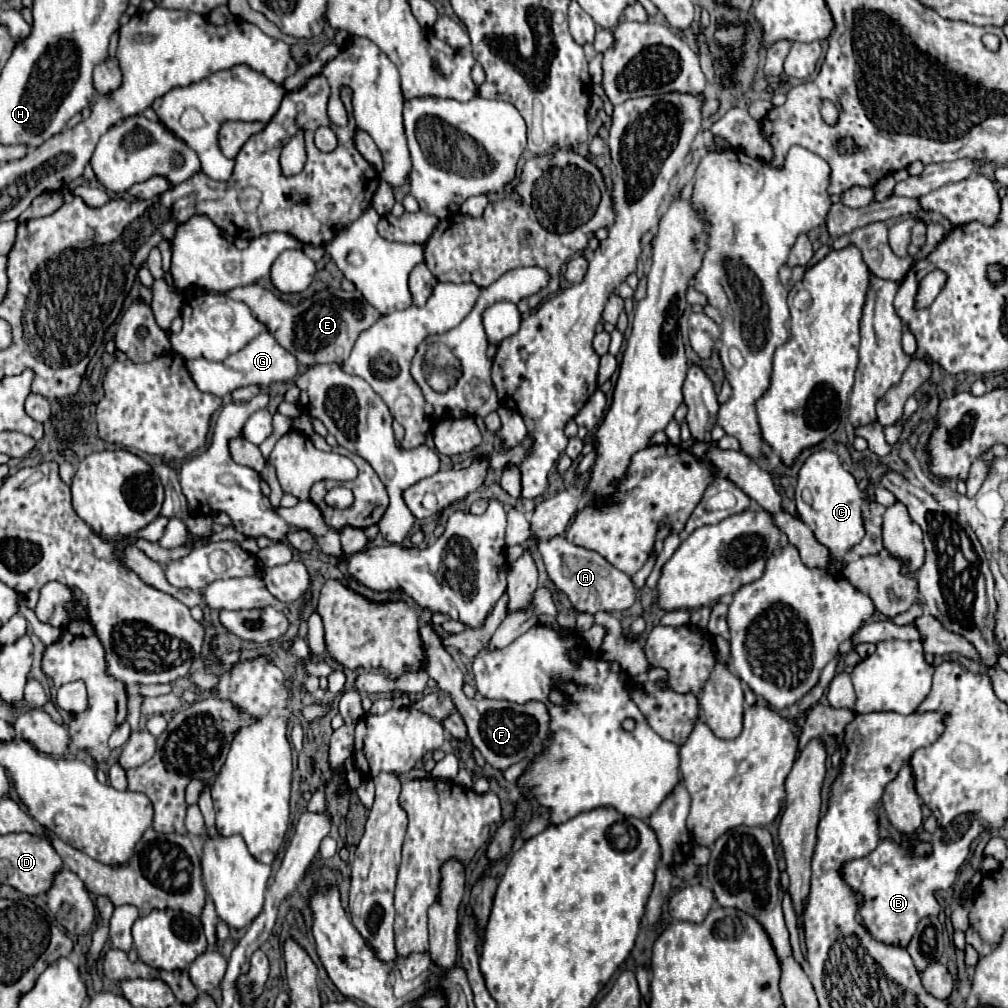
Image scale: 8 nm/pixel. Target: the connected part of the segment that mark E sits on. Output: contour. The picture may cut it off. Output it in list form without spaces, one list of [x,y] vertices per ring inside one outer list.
[[[246,285],[246,287],[236,287],[226,293],[230,299],[244,301],[252,311],[254,317],[266,323],[268,331],[274,335],[274,339],[290,351],[298,363],[302,365],[318,365],[318,363],[342,363],[350,351],[352,345],[356,343],[358,335],[366,329],[372,327],[380,313],[362,297],[360,291],[320,291],[314,293],[310,299],[300,301],[298,305],[290,305],[282,299],[278,299],[272,291],[260,287],[260,285]]]

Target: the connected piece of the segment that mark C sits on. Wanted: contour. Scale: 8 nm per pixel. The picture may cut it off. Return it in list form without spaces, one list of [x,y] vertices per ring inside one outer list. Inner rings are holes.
[[[816,451],[804,461],[798,473],[796,507],[800,519],[812,529],[816,539],[830,549],[830,555],[834,555],[834,563],[838,563],[838,569],[842,569],[844,553],[850,551],[850,547],[854,547],[856,543],[860,543],[864,535],[862,493],[858,489],[856,479],[842,467],[834,451]],[[802,489],[810,489],[810,501],[802,499]]]

